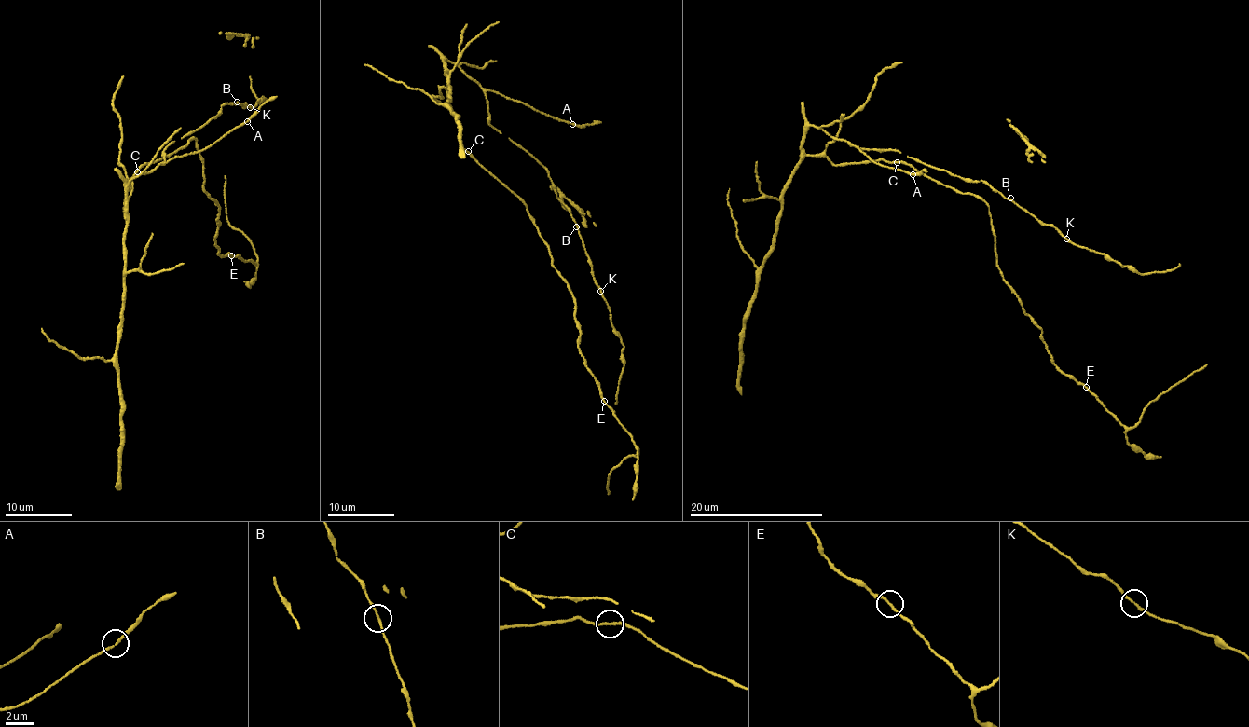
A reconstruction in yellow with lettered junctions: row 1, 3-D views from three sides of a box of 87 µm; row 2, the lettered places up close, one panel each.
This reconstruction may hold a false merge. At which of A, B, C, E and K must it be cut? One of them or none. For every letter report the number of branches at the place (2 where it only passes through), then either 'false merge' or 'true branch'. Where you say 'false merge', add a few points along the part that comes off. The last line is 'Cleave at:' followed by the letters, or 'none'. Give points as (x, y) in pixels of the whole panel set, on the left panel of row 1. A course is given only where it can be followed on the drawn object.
A: branches 2; true branch
B: branches 2; true branch
C: branches 2; true branch
E: branches 2; true branch
K: branches 2; true branch
Cleave at: none

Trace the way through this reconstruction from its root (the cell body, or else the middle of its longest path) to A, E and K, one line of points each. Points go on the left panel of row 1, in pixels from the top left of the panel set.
A: (131, 188), (124, 211), (125, 207), (127, 213), (127, 187), (131, 180), (170, 158), (206, 149), (247, 121)
E: (131, 188), (136, 170), (189, 137), (197, 141), (203, 190), (219, 207), (215, 247), (231, 255)
K: (131, 188), (127, 213), (127, 187), (164, 163), (163, 151), (169, 144), (216, 117), (226, 102), (251, 107)

